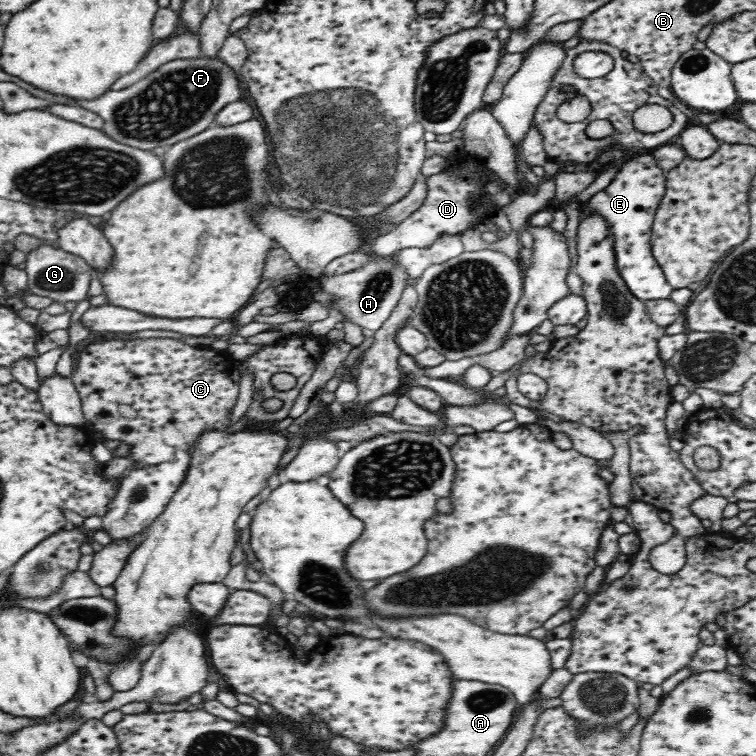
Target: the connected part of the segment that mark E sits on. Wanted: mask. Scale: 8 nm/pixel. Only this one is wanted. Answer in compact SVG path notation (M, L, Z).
M649 151L646 154L632 154L622 160L618 173L603 191L592 196L585 204L575 206L579 222L589 215L603 218L605 226L608 226L608 235L612 237L616 270L628 290L637 300L644 302L669 299L669 294L673 291L662 267L654 258L651 246L656 212L665 193L665 171L659 166L658 159L652 155L652 151Z

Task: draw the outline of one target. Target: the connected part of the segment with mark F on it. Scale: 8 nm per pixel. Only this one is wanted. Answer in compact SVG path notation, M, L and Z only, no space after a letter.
M220 57L177 58L163 64L130 88L110 90L104 98L86 102L84 108L103 120L100 129L108 138L138 150L166 149L208 130L220 110L242 98L236 73Z

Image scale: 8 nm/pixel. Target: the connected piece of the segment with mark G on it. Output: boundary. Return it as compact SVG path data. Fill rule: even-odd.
M50 245L41 247L25 256L28 273L27 288L34 295L48 296L60 303L80 303L90 298L88 287L92 280L92 267L82 258L62 249L54 249Z

